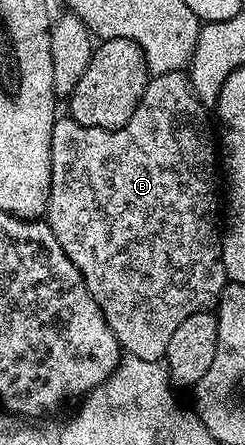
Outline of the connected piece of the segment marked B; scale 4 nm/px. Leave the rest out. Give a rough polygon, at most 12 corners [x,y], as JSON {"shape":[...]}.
{"shape":[[185,72],[52,127],[44,220],[129,356],[226,290]]}

